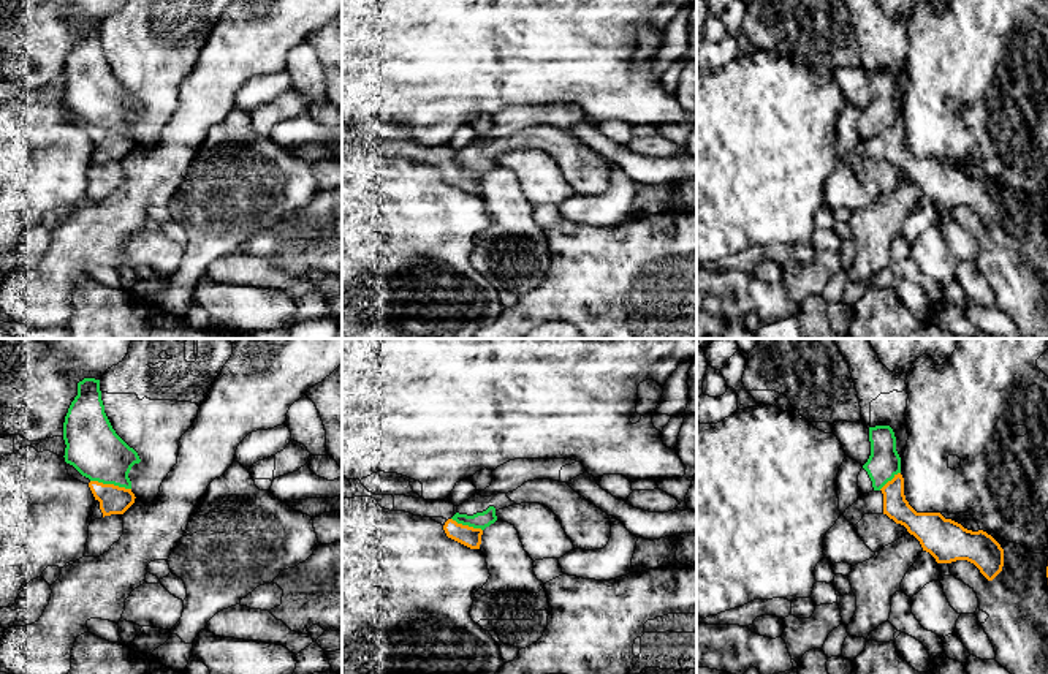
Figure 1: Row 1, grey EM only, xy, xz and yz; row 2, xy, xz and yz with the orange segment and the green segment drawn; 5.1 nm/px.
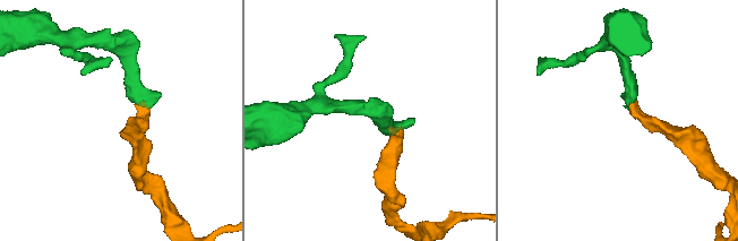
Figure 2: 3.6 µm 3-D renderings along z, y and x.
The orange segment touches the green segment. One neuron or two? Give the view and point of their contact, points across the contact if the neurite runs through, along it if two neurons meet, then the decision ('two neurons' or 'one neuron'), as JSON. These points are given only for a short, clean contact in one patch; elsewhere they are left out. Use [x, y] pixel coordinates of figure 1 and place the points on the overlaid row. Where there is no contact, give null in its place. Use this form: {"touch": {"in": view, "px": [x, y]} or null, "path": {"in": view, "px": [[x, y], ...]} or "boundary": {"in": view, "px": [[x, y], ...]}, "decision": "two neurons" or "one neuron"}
{"touch": {"in": "xy", "px": [111, 484]}, "boundary": {"in": "xy", "px": [[91, 480], [130, 489]]}, "decision": "two neurons"}

